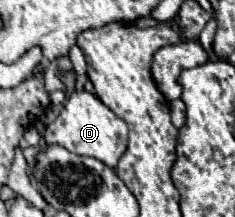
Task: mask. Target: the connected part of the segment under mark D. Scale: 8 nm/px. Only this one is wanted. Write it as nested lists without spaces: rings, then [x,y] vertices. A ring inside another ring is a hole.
[[[83,90],[83,92],[73,92],[67,98],[61,114],[55,118],[55,122],[51,122],[45,128],[45,142],[59,144],[79,156],[97,158],[105,166],[115,168],[117,160],[125,154],[125,148],[129,144],[129,128],[105,104],[101,104],[101,100],[97,96]]]

